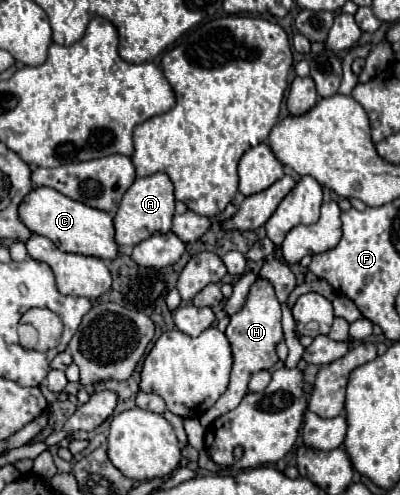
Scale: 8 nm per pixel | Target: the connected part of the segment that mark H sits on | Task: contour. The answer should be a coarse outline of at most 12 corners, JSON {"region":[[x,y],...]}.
{"region":[[267,279],[251,285],[225,335],[231,381],[201,415],[203,427],[235,409],[253,373],[279,361],[281,303]]}

